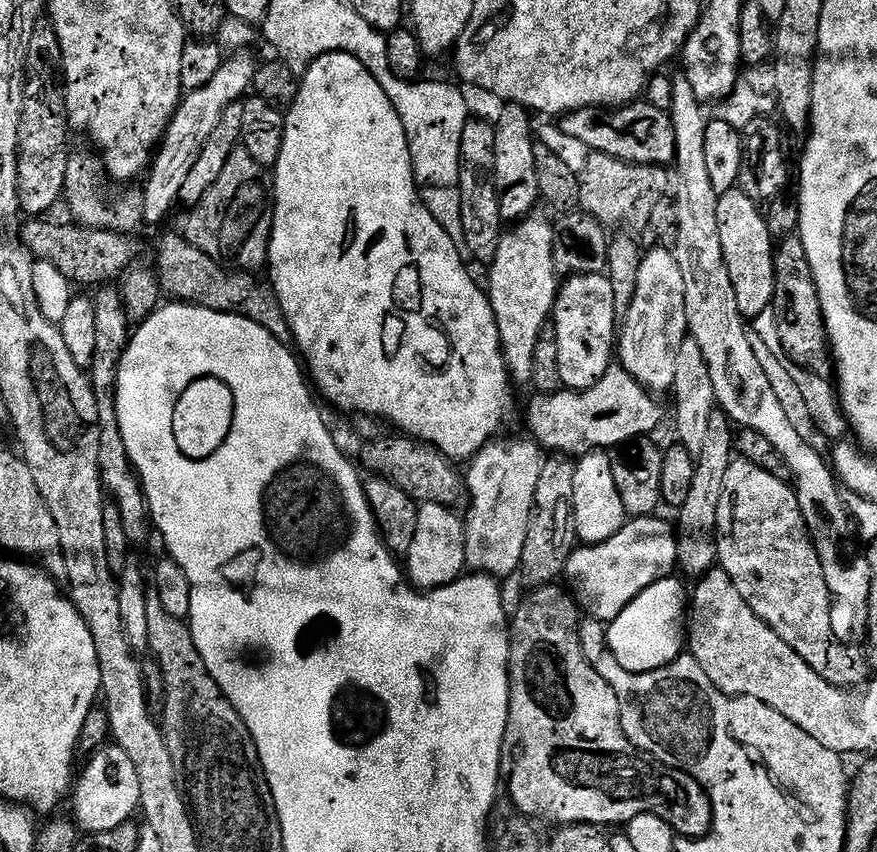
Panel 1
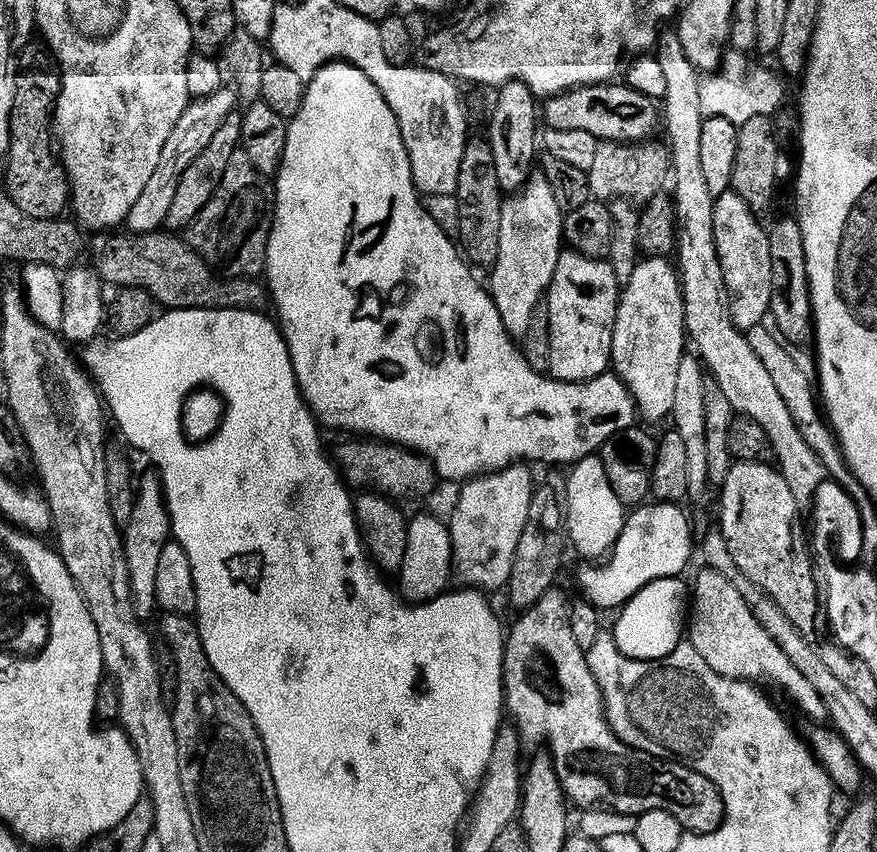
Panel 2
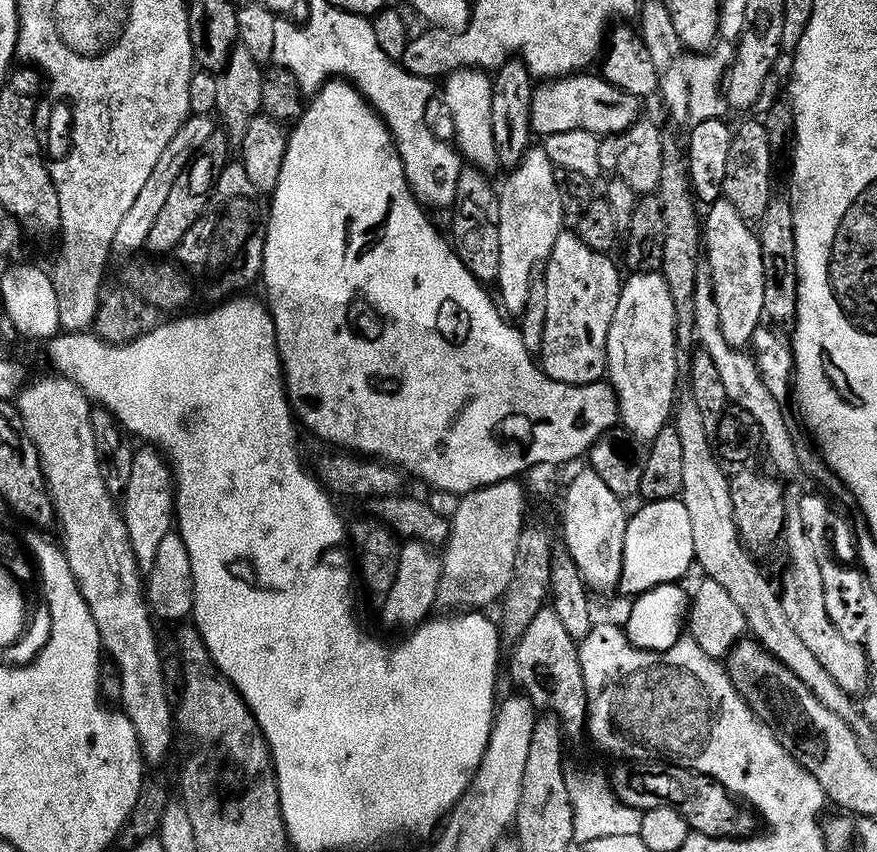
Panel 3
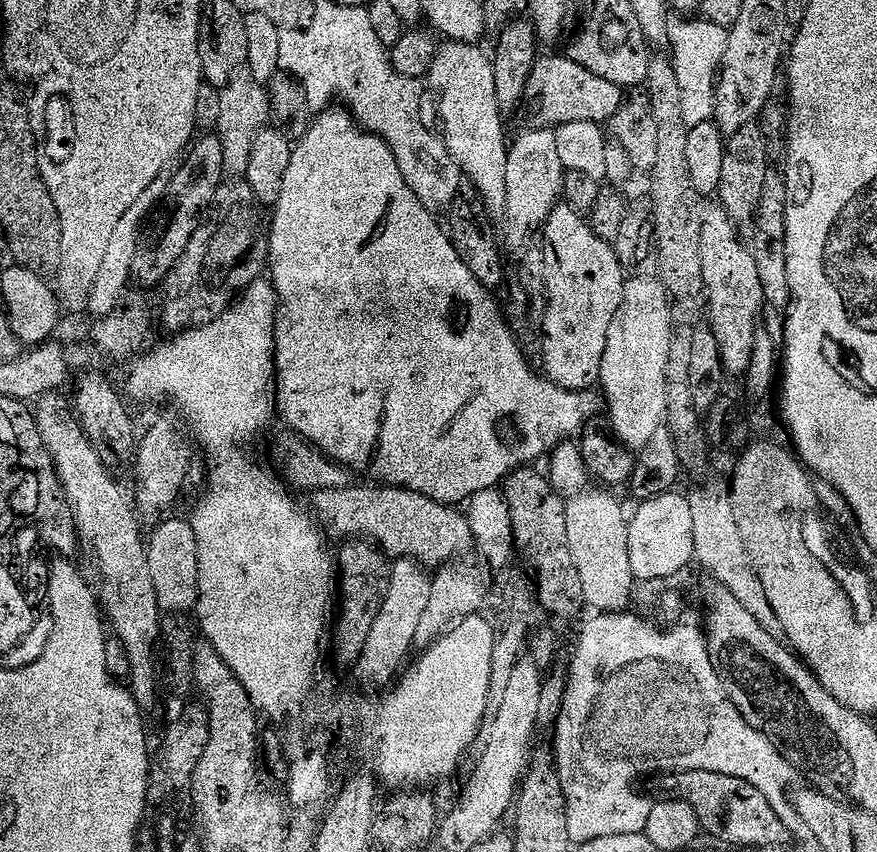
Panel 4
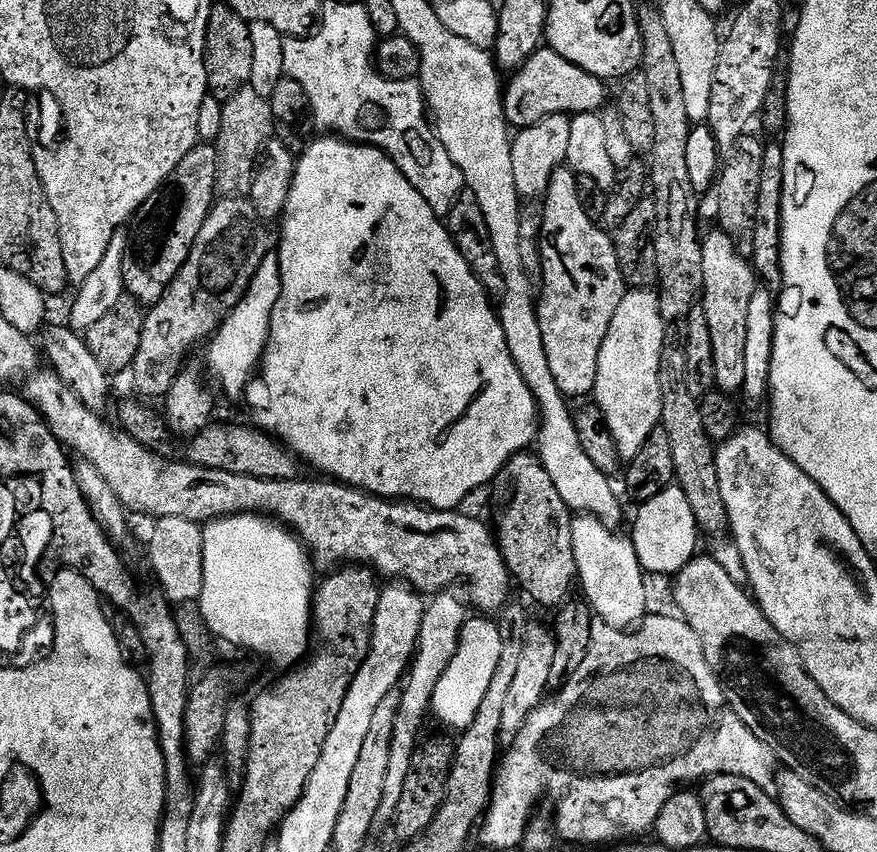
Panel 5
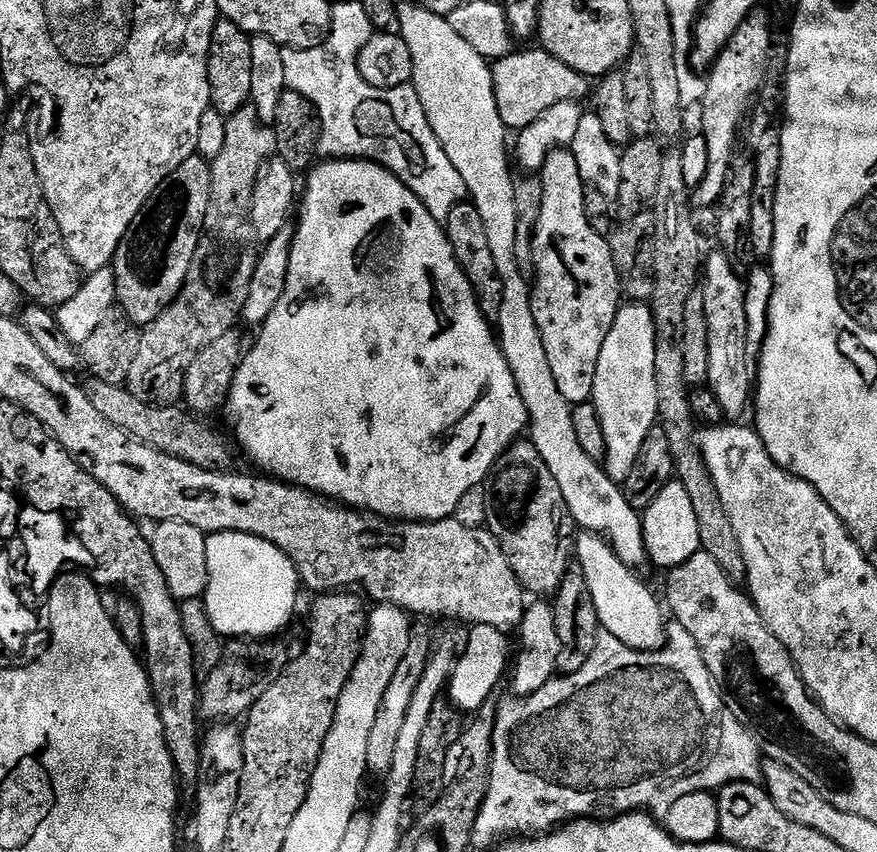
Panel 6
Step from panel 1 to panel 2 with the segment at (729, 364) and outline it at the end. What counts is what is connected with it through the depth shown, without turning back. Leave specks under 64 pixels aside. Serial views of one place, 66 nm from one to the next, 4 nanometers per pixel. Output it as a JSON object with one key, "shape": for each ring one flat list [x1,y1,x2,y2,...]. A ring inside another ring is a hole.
{"shape":[[674,30,665,31,661,35,656,42,654,55,658,66,662,66,662,75,666,78,666,94,662,101,662,124,665,129,668,127,666,147,672,158,670,180,673,185,676,183,676,192,674,191,676,214,682,225,678,232,678,257,680,256,678,275,684,289,684,326,691,343,692,340,696,343,695,351,698,353,707,375,714,381,715,387,720,388,722,394,726,394,726,399,730,402,732,409,739,415,758,422,758,426,762,426,762,430,766,430,768,447,771,455,776,455,775,463,778,465,778,470,786,478,786,486,790,486,790,494,794,494,797,509,804,510,811,505,815,495,818,494,819,486,826,479,825,470,815,452,806,446,806,441,802,439,790,416,790,409,778,394,777,387,774,386,769,370,766,370,761,359,750,348,747,335,734,326,728,309,728,291,726,282,722,278,722,266,714,242,714,197,710,194,710,190,706,190,706,178,702,175,700,152,702,126,706,119,702,114,700,90,702,76,696,71,690,58,686,58,686,50,682,50,682,42]]}

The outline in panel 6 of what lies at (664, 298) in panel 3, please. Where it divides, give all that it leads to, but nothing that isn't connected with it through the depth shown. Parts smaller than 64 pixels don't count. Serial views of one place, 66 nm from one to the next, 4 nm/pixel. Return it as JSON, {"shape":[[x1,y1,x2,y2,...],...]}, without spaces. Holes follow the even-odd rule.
{"shape":[[644,302,621,303,614,326,610,334,606,334,606,342,602,342,602,354,598,354,598,370,594,374,591,399,598,410,598,418,602,418,602,434,606,434,606,458,602,461,602,467,615,484,623,485,624,480,630,478,630,470,638,458,638,450,642,450,642,442,646,442,646,434,650,434,650,430,658,424,660,403,654,370,655,349,656,327,651,307]]}

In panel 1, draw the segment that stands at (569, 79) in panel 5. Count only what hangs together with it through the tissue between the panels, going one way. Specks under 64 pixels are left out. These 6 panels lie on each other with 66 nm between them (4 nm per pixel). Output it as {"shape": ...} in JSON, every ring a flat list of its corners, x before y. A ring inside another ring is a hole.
{"shape":[[633,102,609,110,604,106,579,108,559,121,558,127,570,138,586,142,592,152,601,152,627,164,668,166,675,161,676,143,671,115,647,102]]}

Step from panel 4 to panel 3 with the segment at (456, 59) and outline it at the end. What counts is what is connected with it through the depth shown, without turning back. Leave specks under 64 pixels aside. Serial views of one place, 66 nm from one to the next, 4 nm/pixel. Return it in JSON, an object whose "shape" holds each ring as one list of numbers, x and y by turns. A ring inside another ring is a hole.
{"shape":[[461,67,443,81,444,104,456,127,455,147,471,167,489,174,501,167,492,121,492,82,493,77,478,67]]}

